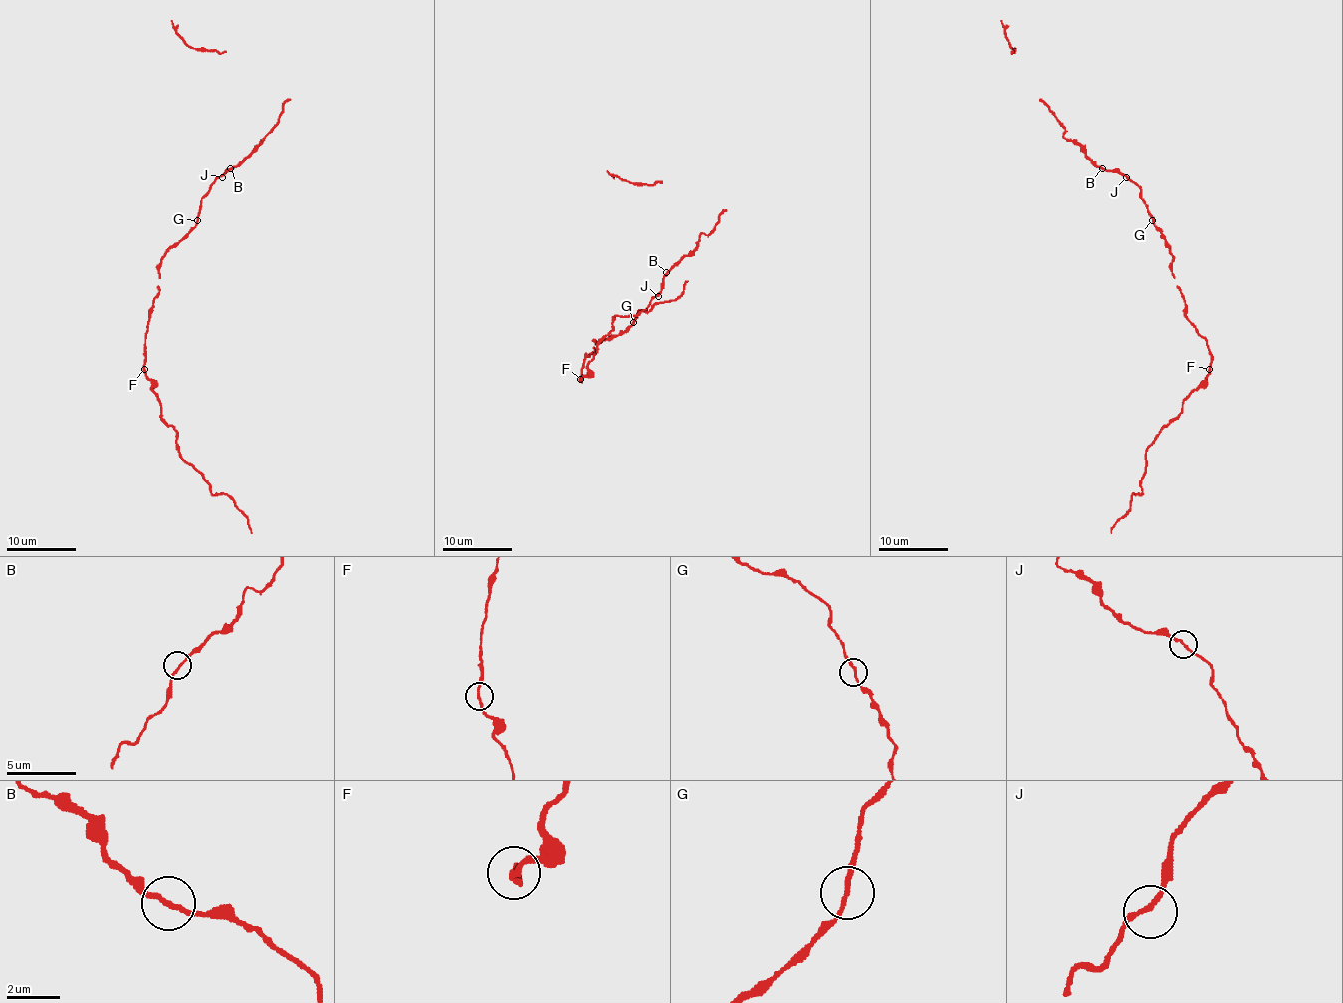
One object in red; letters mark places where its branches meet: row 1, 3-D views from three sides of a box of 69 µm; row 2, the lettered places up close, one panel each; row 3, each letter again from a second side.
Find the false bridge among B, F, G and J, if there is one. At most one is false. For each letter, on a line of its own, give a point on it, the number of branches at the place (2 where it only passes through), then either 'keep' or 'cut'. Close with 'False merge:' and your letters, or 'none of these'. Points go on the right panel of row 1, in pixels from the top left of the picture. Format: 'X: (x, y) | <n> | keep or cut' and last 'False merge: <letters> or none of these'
B: (1102, 168) | 2 | keep
F: (1209, 369) | 2 | cut
G: (1152, 220) | 2 | keep
J: (1126, 177) | 2 | keep
False merge: F

